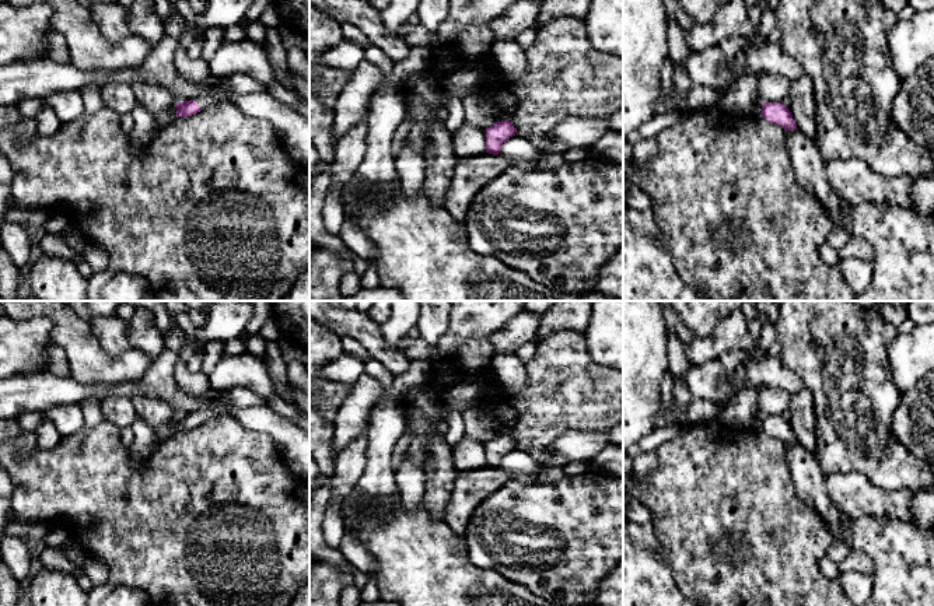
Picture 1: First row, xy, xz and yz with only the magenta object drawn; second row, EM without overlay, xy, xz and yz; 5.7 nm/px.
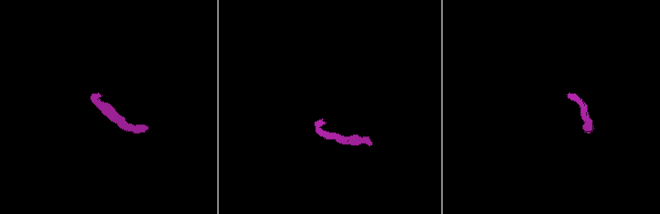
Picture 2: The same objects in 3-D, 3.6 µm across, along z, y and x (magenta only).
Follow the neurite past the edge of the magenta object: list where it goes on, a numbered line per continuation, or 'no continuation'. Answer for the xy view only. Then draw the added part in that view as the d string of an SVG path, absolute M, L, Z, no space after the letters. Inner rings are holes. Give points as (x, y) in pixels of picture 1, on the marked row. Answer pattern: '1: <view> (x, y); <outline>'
1: xy (240, 83); M245 73L231 74L210 94L195 98L193 101L206 109L214 102L224 99L228 92L255 94L266 91L265 84L256 81Z

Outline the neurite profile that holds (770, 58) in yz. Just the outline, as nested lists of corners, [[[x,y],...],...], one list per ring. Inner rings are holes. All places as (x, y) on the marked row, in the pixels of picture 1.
[[[765,43],[759,49],[749,50],[746,64],[758,76],[769,71],[784,76],[791,83],[805,74],[801,64],[786,55],[779,43]]]

